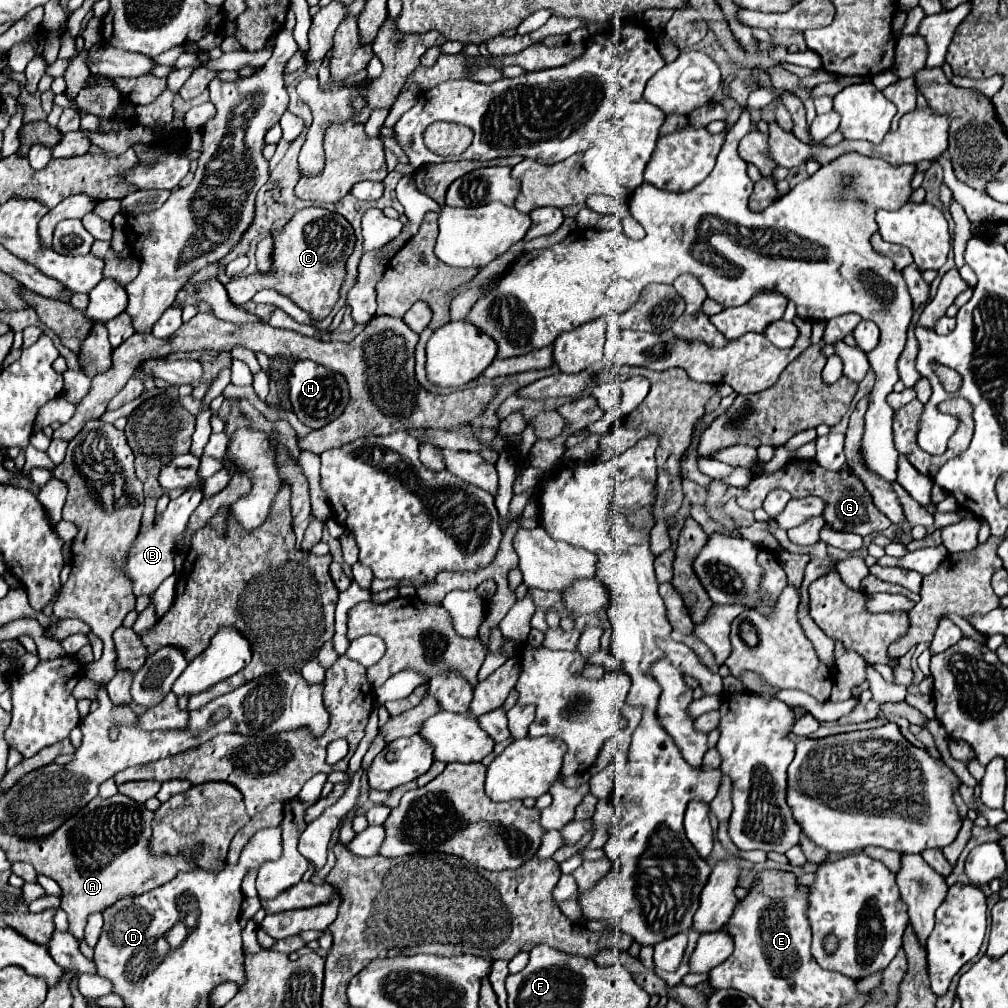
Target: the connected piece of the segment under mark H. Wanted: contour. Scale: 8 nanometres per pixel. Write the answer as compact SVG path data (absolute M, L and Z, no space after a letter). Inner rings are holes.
M300 360L294 364L292 372L288 374L288 386L290 386L290 402L294 408L294 414L302 424L306 424L312 430L322 428L332 420L336 420L344 412L346 404L350 402L346 378L312 360Z

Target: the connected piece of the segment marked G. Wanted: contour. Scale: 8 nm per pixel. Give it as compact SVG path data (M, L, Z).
M790 460L776 472L756 474L748 482L746 494L738 496L736 502L738 502L738 506L742 506L746 510L756 510L762 506L766 494L774 488L782 488L782 490L790 492L792 498L804 498L804 496L822 498L826 504L822 518L826 520L826 524L832 530L838 530L838 532L854 532L854 534L866 536L866 534L882 532L890 526L890 520L886 516L882 516L882 512L874 506L872 496L868 494L868 490L860 482L860 478L844 472L844 468L840 472L830 472L830 470L822 470L822 466L818 466L814 460Z

